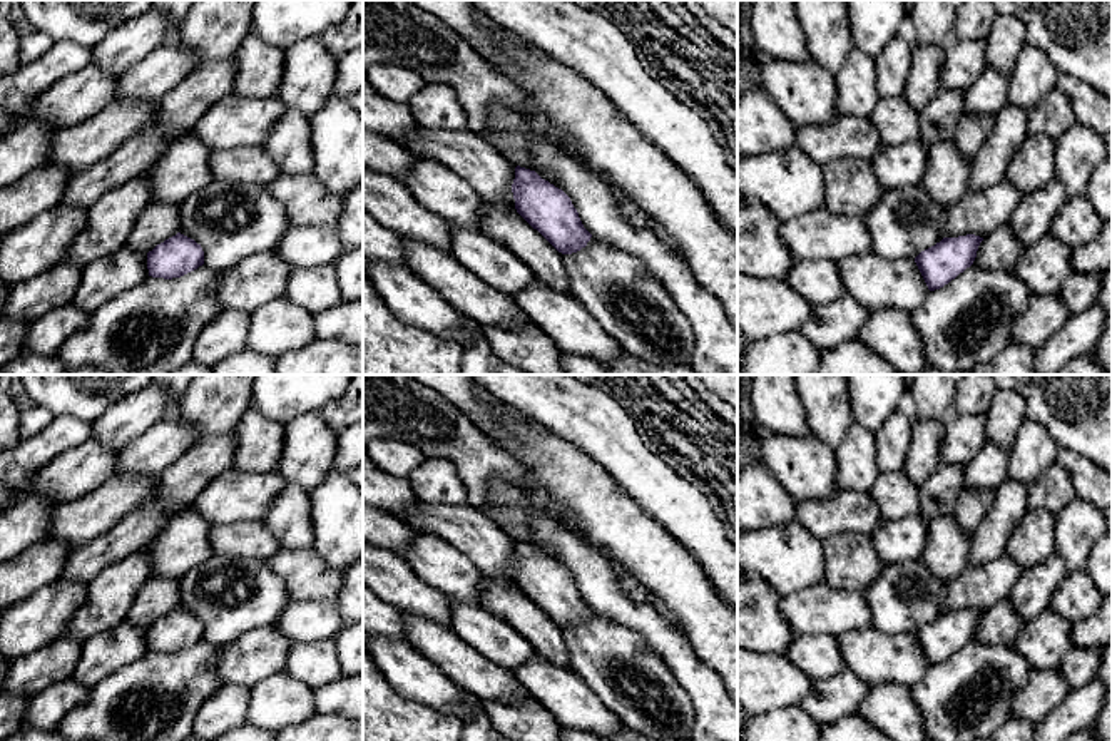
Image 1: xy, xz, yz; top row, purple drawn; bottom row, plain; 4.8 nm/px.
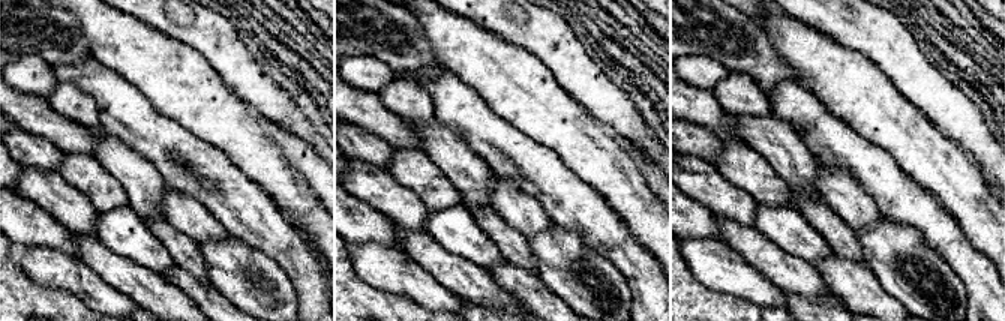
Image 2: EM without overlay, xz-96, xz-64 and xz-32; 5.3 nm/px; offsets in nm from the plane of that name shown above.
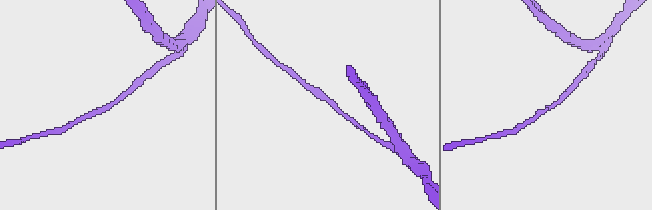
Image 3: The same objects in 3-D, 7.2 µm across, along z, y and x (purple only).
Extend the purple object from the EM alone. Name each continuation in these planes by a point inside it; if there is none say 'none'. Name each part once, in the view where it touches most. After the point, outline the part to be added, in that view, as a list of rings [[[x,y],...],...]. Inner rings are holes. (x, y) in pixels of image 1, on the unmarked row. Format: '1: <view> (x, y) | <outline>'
none

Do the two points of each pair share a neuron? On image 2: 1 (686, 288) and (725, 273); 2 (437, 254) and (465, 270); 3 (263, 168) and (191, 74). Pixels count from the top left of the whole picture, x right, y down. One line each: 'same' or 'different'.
1: different
2: same
3: same

